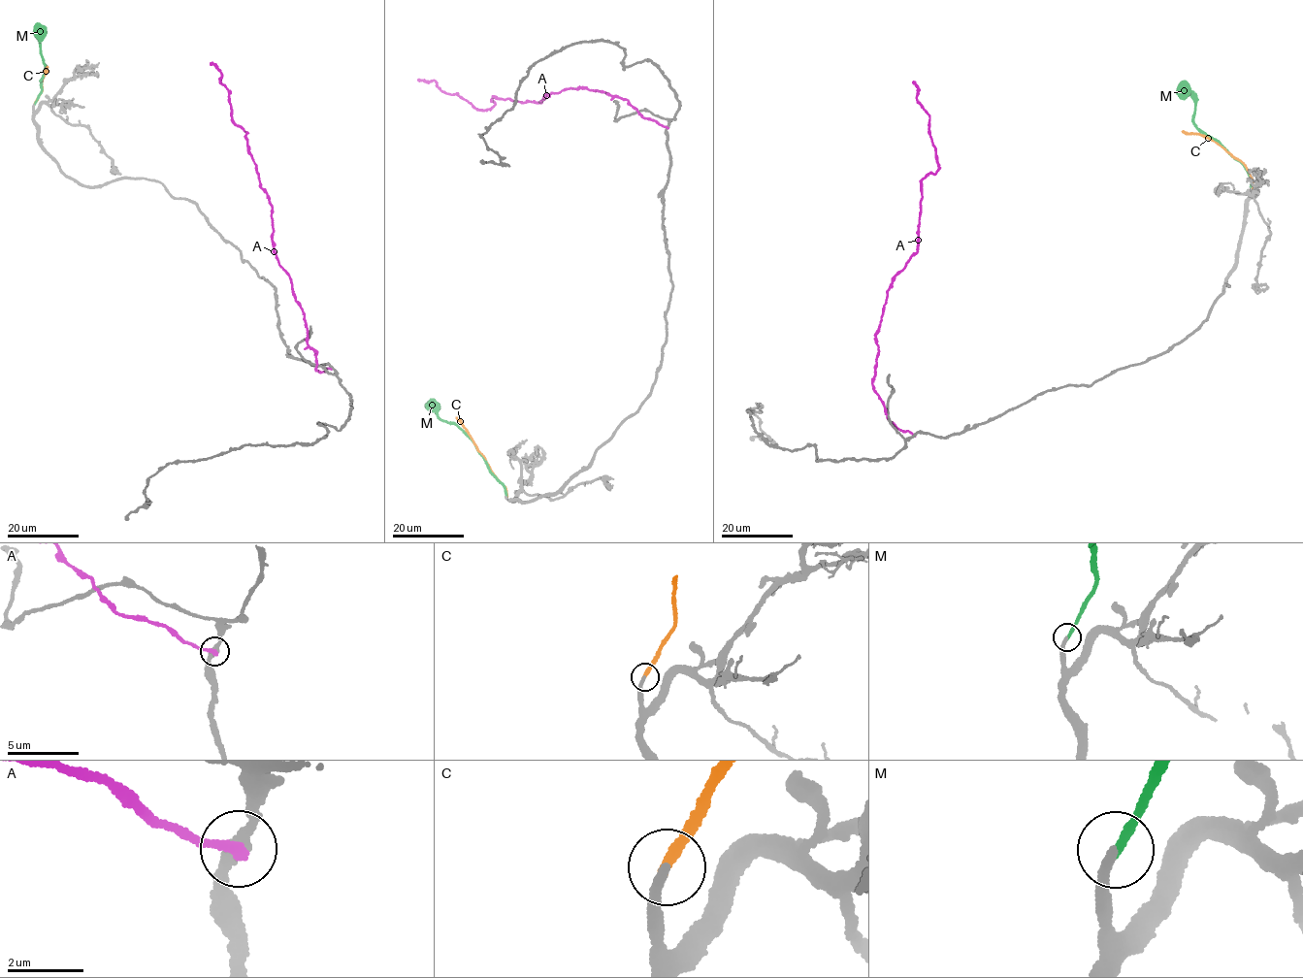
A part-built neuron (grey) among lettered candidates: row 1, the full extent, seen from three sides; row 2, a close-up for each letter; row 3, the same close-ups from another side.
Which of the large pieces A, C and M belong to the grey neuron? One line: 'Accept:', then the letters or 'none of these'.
Accept: M

